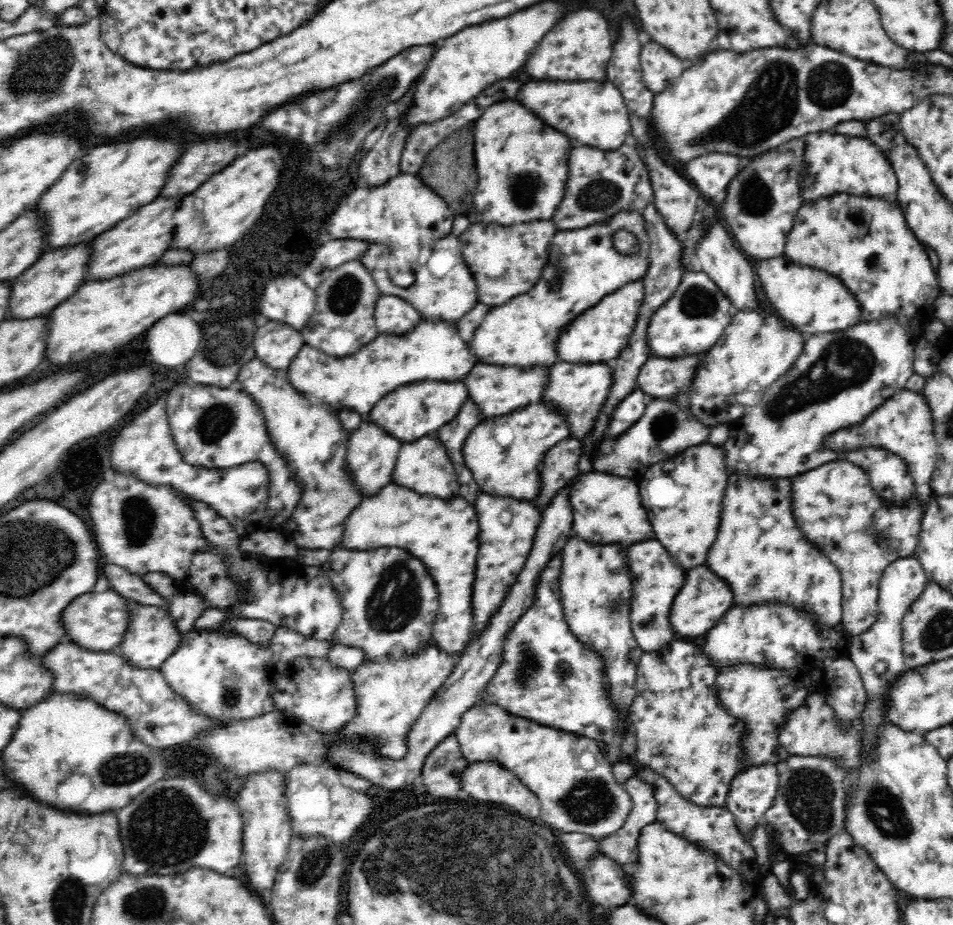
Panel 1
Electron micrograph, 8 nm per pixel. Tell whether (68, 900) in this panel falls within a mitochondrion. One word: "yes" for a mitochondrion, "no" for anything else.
yes

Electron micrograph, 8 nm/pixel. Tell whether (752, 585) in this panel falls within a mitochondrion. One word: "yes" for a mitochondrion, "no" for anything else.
yes

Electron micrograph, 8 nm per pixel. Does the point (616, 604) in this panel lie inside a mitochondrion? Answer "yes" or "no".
yes

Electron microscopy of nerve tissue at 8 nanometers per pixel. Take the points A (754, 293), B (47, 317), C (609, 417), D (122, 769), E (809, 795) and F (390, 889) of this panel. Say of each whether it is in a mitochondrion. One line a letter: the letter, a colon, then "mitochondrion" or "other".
A: other
B: other
C: other
D: mitochondrion
E: mitochondrion
F: other

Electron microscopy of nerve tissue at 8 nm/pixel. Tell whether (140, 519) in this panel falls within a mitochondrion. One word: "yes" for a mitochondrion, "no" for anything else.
yes

